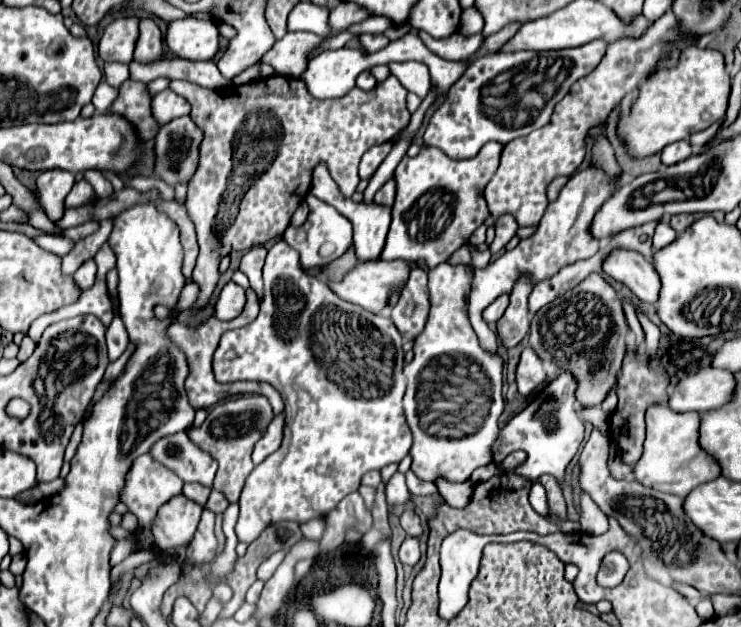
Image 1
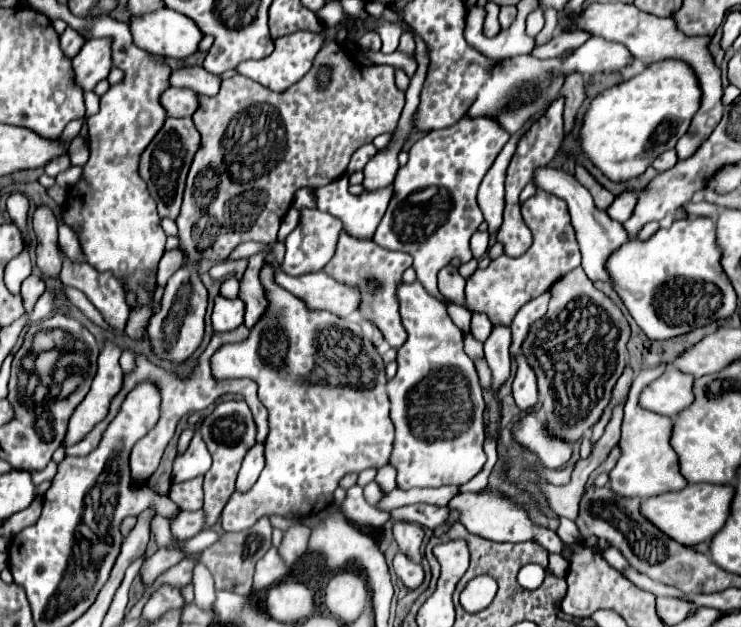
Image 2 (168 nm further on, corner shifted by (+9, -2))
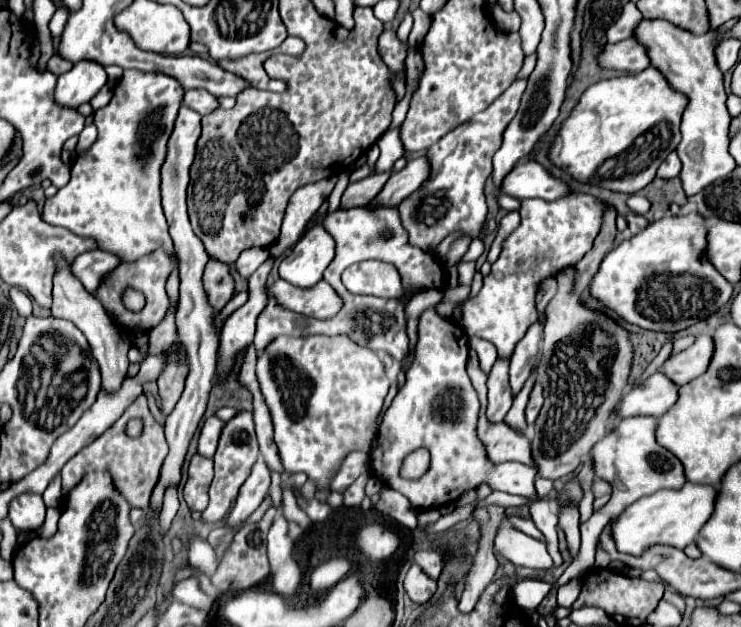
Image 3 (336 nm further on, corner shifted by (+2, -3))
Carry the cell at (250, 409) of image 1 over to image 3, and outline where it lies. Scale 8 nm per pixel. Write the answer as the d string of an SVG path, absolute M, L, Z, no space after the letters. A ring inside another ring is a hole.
M239 411L233 419L229 419L223 425L223 431L219 437L219 447L215 453L215 479L209 489L211 501L209 501L209 507L203 511L203 517L201 517L203 523L217 525L225 521L225 517L229 515L229 509L233 507L237 499L237 491L243 485L243 481L249 477L251 467L257 461L257 457L259 457L259 447L257 447L255 429L253 429L253 415L251 411Z

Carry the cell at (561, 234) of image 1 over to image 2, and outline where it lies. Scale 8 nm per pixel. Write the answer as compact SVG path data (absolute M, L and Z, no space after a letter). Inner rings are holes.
M538 190L522 204L522 218L532 232L532 246L518 258L498 256L486 268L476 270L466 282L466 310L486 314L494 326L510 326L526 302L538 298L538 294L546 292L558 278L580 266L580 248L566 202Z

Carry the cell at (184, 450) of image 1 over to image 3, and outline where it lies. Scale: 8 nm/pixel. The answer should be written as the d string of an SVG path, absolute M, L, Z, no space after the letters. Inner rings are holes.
M209 417L205 421L201 435L199 435L199 445L197 445L197 453L201 457L207 457L207 459L213 457L213 453L217 449L217 439L219 439L221 427L223 427L223 421L219 421L217 417Z

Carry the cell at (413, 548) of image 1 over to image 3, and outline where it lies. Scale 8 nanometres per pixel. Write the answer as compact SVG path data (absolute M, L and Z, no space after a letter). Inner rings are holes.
M413 563L405 577L405 591L415 603L427 603L431 595L437 591L437 583L421 567Z

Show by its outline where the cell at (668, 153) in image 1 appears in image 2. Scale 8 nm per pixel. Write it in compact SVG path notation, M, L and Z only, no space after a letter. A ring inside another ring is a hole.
M668 150L668 152L662 152L662 154L654 160L652 166L654 166L658 172L664 172L664 170L672 168L676 162L678 162L678 158L676 158L676 150Z

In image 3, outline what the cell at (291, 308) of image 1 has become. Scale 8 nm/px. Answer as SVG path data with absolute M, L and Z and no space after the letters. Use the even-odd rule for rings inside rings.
M279 335L277 339L273 339L273 343L269 343L261 355L257 357L257 379L261 383L261 393L265 397L265 403L271 409L271 417L273 417L273 427L275 427L275 445L279 449L279 457L281 457L281 465L285 469L287 475L295 475L295 473L305 473L309 477L309 481L313 481L317 485L317 491L329 491L331 481L335 479L342 461L353 451L367 452L373 451L379 441L379 415L383 411L383 401L387 397L387 391L391 387L391 381L385 373L385 367L381 363L381 359L377 357L375 351L357 345L349 335L335 335L335 337L327 337L327 335L307 335L307 337L289 337L289 335Z

